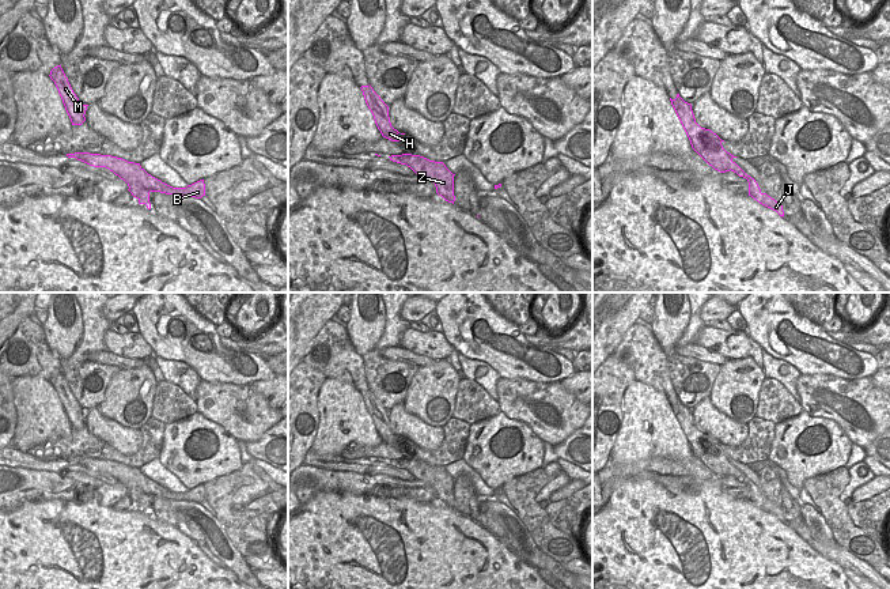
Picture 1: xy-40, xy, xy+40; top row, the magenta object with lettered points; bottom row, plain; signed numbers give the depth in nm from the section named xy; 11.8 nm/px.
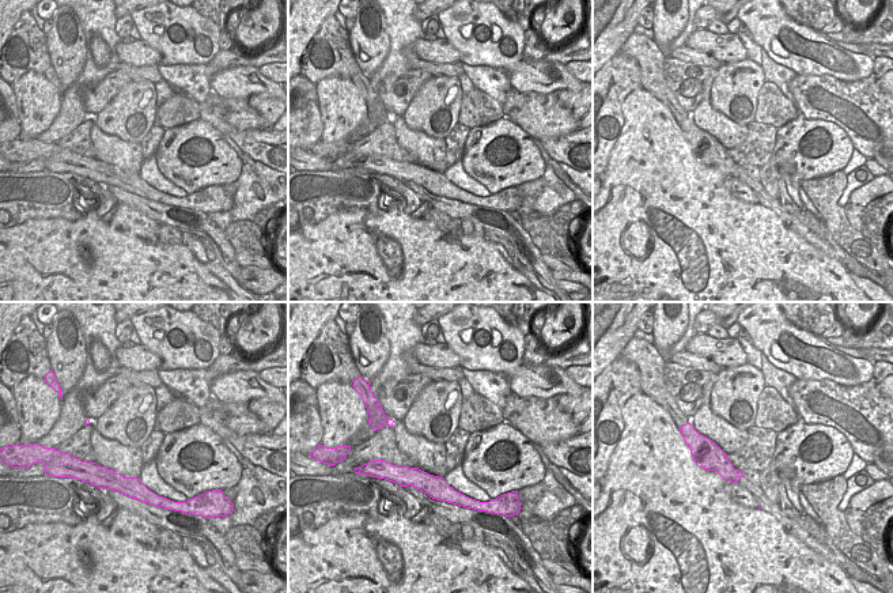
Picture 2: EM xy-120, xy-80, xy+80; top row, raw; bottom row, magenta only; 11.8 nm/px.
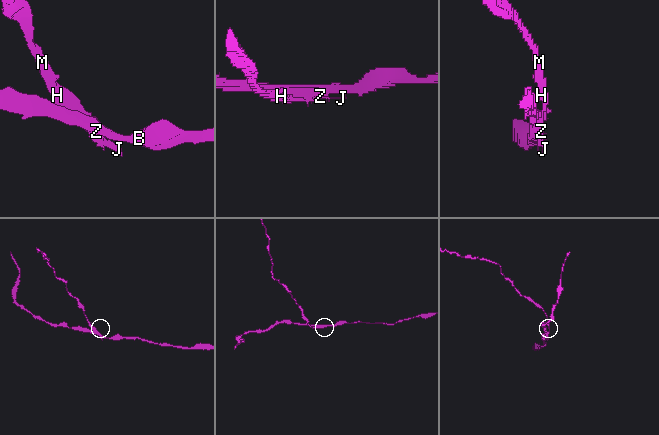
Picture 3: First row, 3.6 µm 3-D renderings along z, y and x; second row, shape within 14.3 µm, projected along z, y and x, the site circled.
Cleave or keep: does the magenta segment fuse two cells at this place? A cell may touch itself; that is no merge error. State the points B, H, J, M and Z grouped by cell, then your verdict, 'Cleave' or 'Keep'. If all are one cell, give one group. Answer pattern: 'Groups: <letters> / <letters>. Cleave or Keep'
Groups: B / H J M Z. Cleave

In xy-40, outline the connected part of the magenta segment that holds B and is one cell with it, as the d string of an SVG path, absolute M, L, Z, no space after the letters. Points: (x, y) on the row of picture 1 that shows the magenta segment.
M151 174L144 175L144 181L141 185L152 192L160 192L166 195L173 195L173 196L188 196L188 197L196 197L201 199L205 196L205 184L204 180L200 180L192 185L188 185L186 188L173 188L160 180L152 177Z

